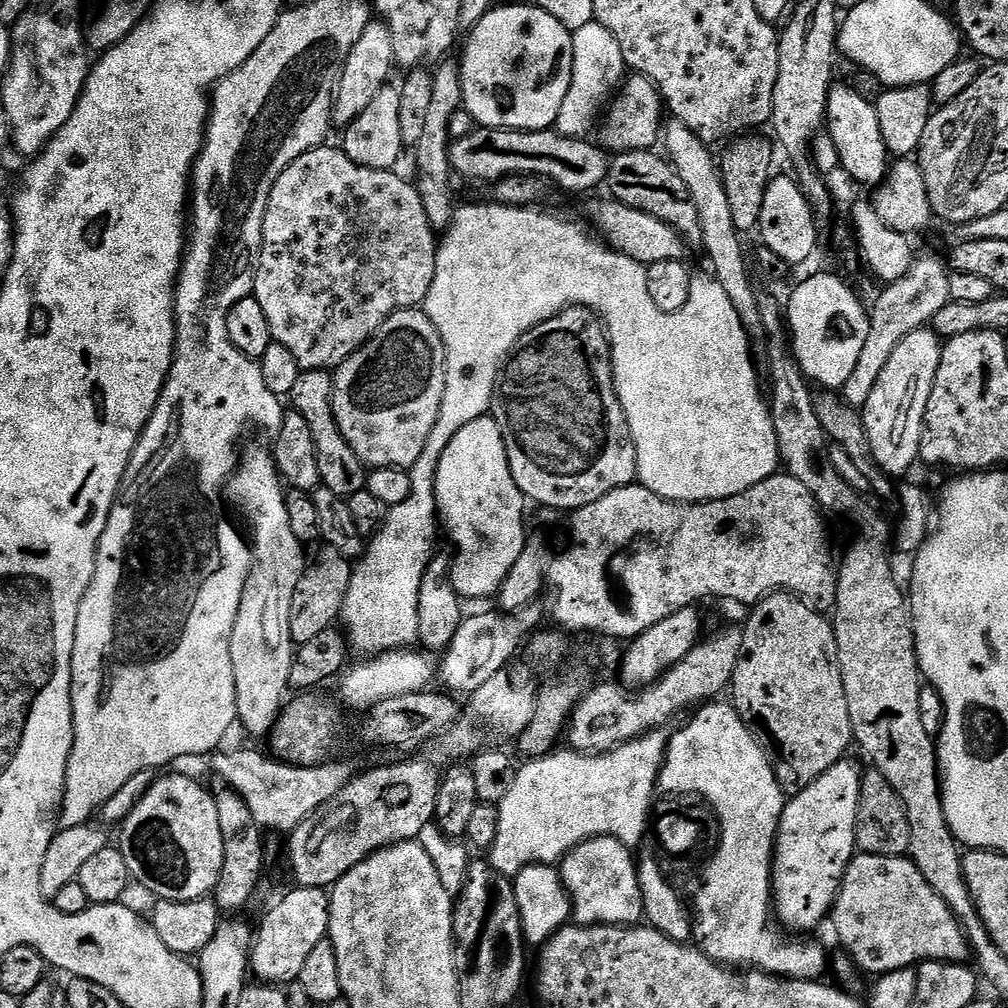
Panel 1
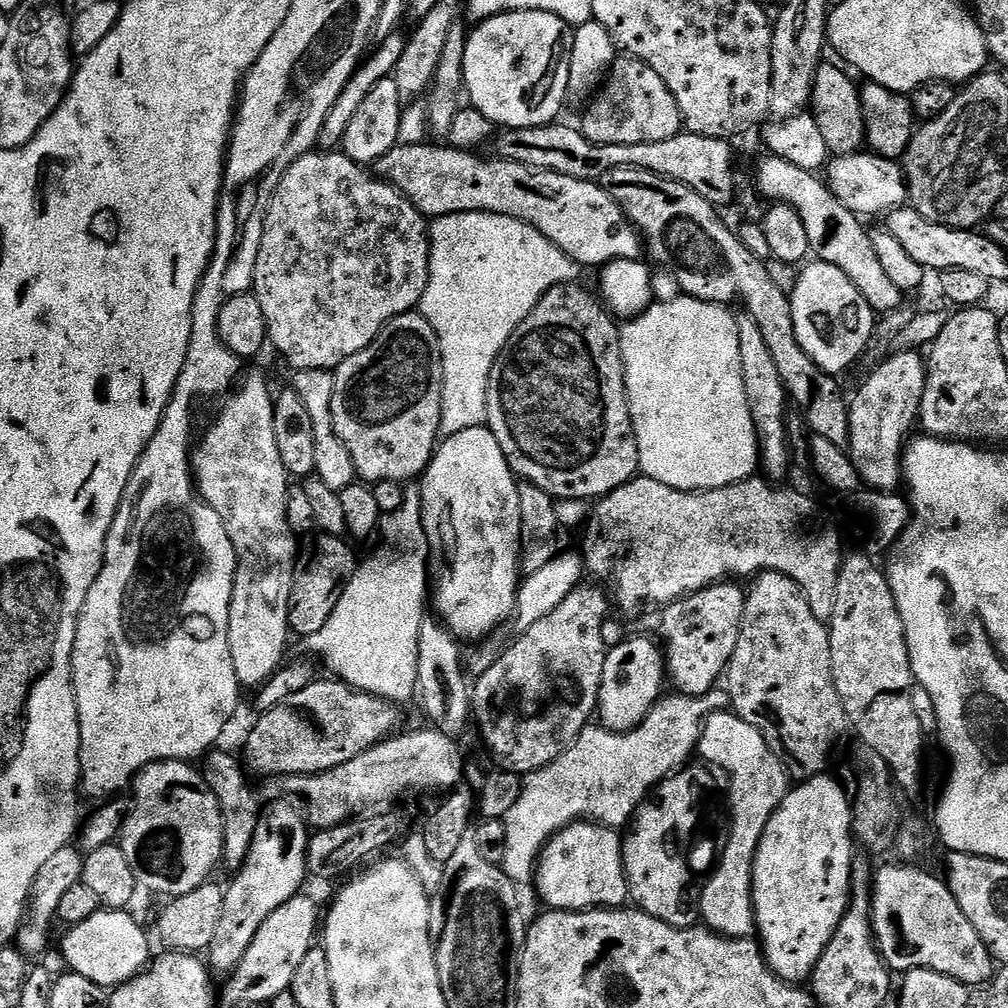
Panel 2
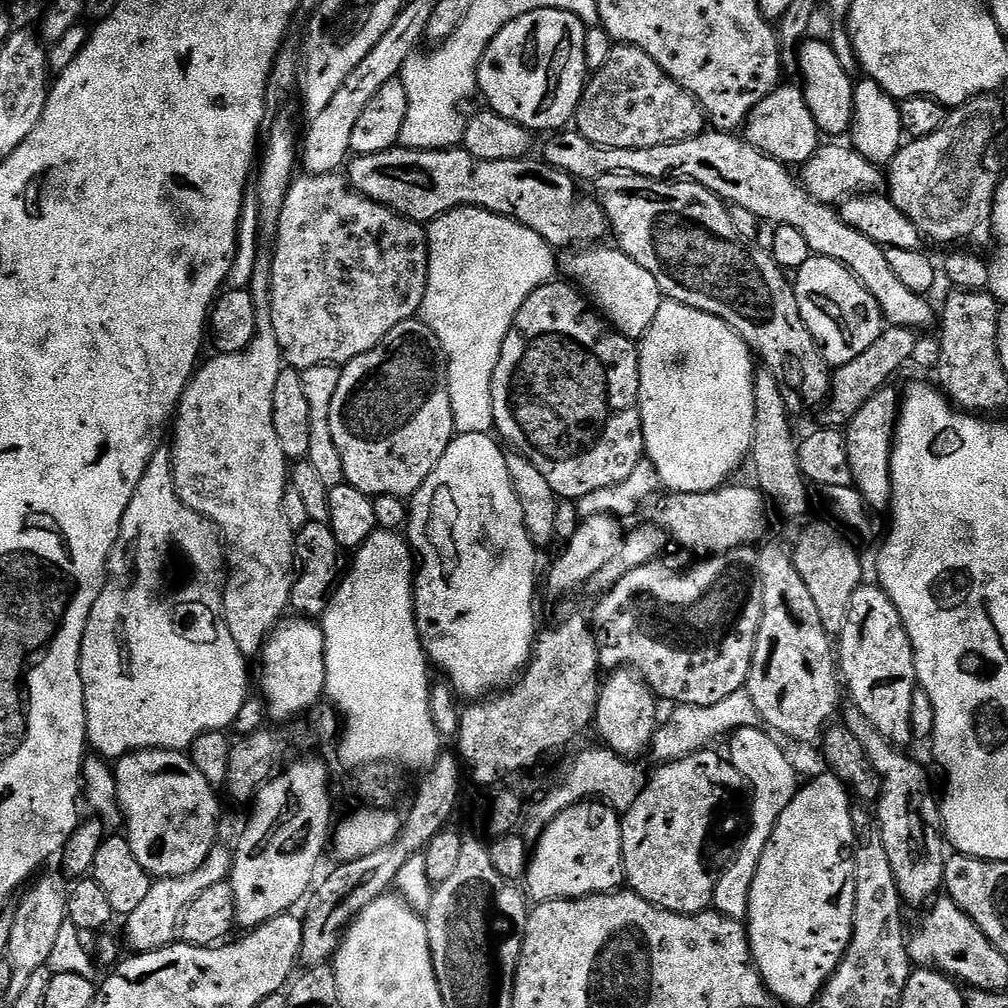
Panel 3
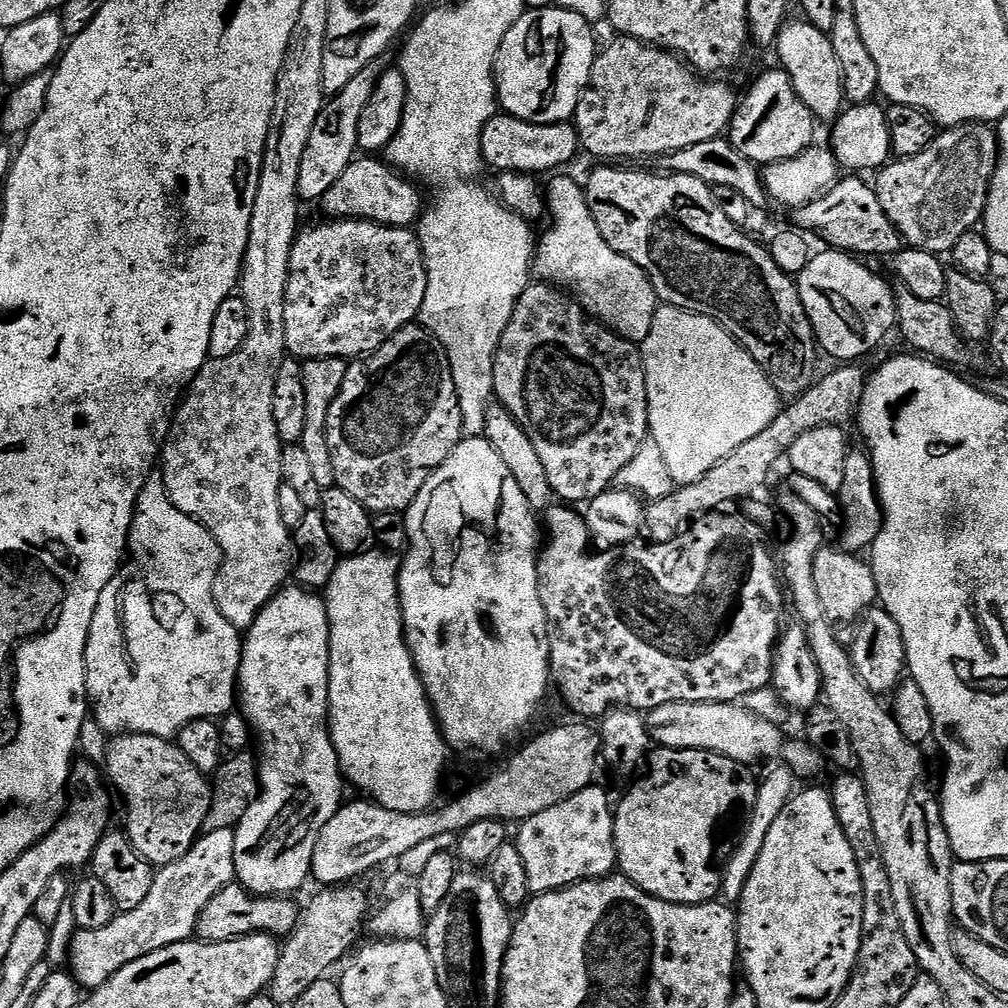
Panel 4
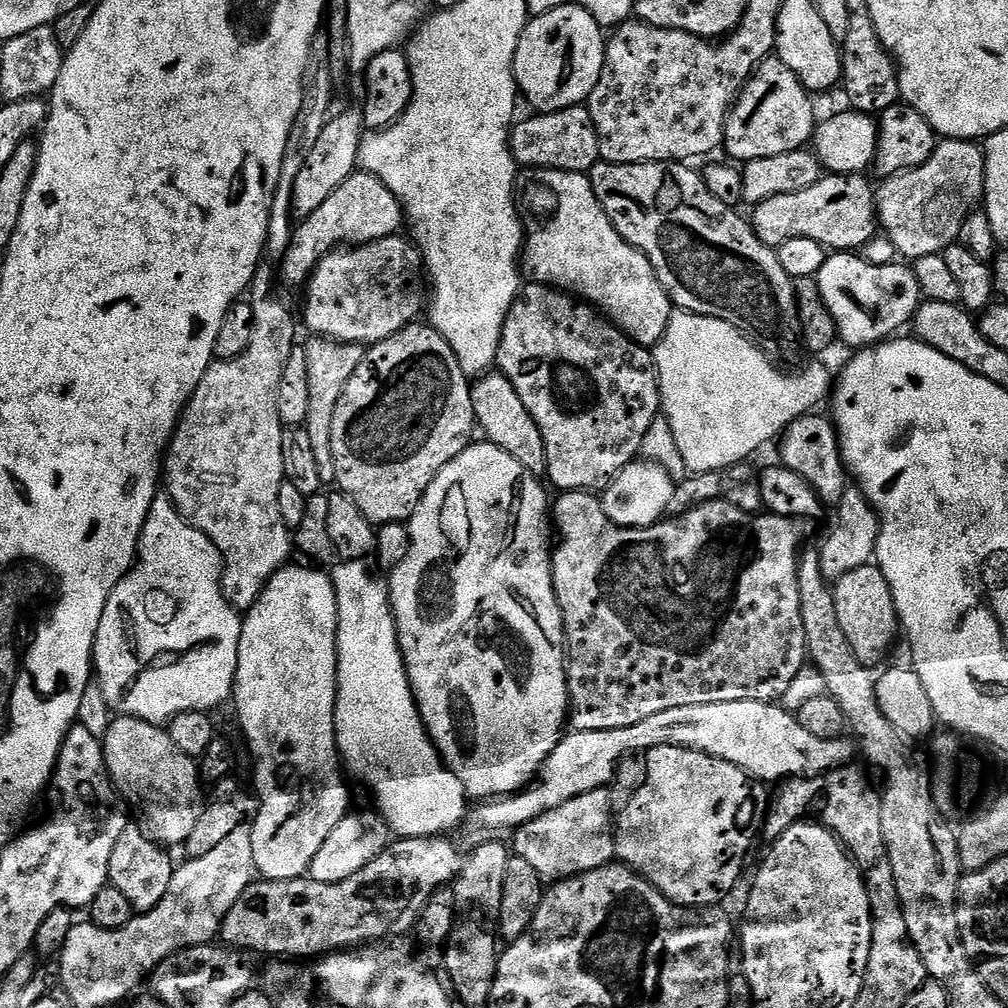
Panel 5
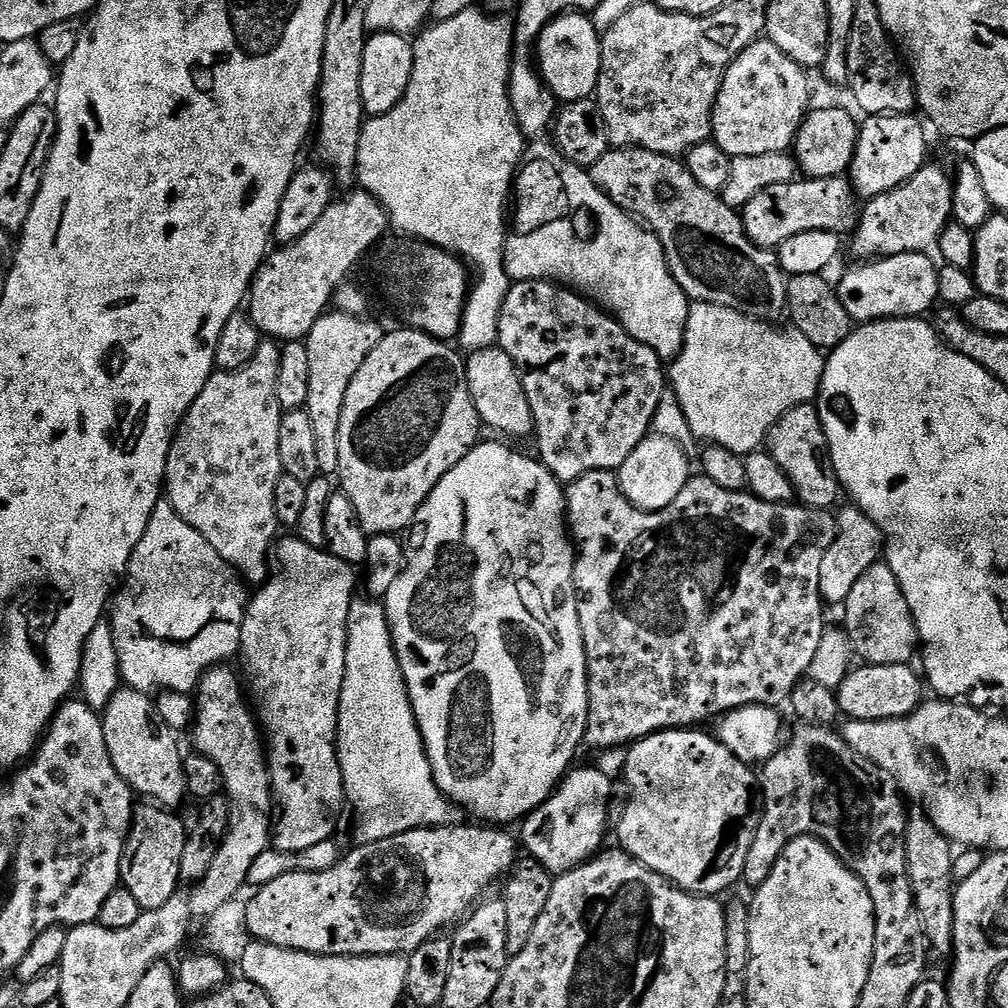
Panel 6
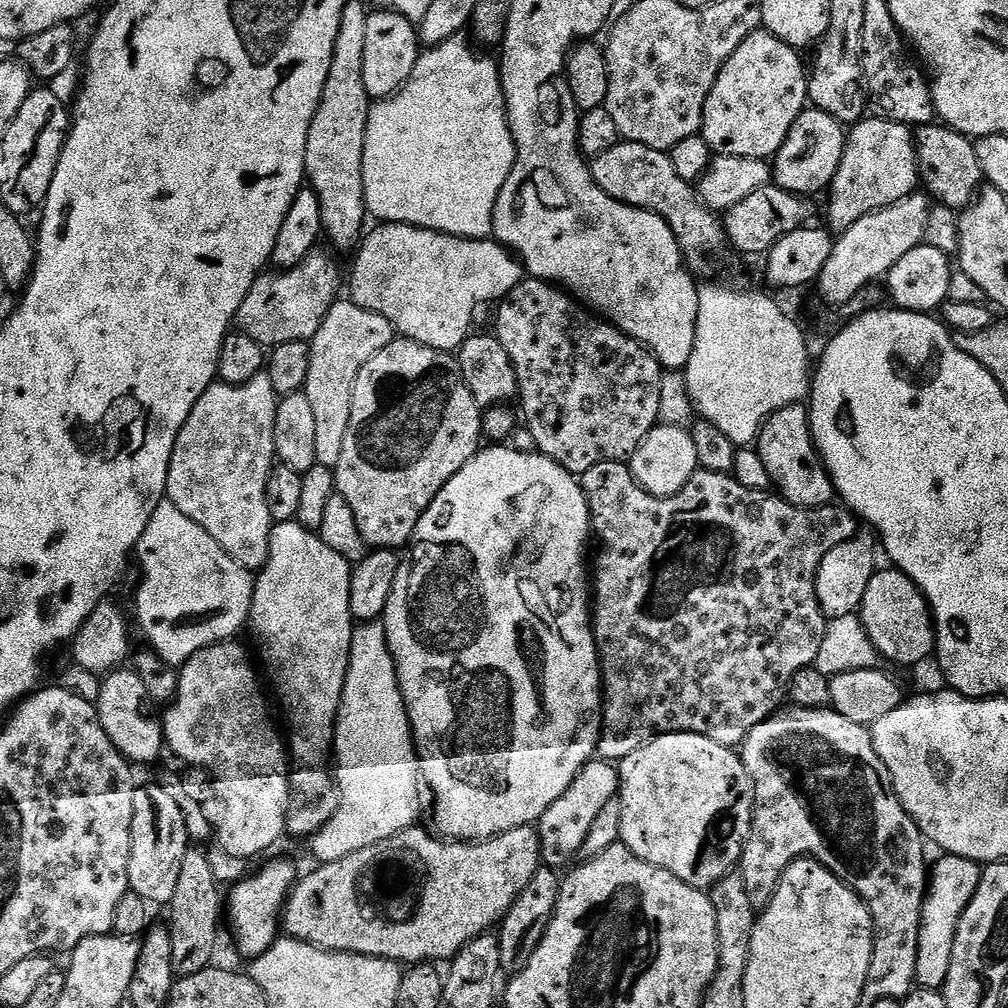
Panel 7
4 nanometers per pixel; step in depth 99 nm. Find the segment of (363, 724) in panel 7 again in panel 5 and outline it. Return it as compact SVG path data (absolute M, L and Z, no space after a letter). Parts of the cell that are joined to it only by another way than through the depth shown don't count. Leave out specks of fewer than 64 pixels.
M345 560L343 562L337 563L330 572L332 585L336 591L336 597L338 598L338 630L336 631L336 649L338 650L338 687L336 690L336 746L340 750L340 759L346 765L346 768L349 768L349 770L352 771L353 774L356 775L357 778L360 779L361 782L364 783L370 791L372 791L372 796L374 799L376 799L377 809L375 808L375 811L378 813L380 819L388 825L389 829L391 829L391 831L395 833L397 837L407 838L410 836L441 836L443 834L451 833L451 828L454 827L455 824L463 818L463 816L465 819L465 816L469 813L470 810L470 797L468 793L464 791L462 782L458 782L458 778L454 778L452 771L450 771L448 767L445 766L443 758L440 757L440 751L436 748L436 745L432 743L432 739L428 737L428 729L425 728L424 720L422 717L420 717L420 708L416 705L416 697L412 695L412 687L408 681L408 671L404 665L404 655L402 655L400 652L400 639L396 633L396 619L392 613L392 593L390 591L389 581L385 579L385 577L383 580L382 577L375 576L375 574L372 573L371 567L373 568L373 565L369 563L368 560Z

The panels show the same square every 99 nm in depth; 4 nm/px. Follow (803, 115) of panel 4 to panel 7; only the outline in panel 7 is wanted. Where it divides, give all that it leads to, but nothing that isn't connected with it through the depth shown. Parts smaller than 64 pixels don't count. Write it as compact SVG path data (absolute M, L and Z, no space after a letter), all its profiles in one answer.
M767 30L751 32L746 42L734 50L732 57L722 66L704 107L702 135L715 155L759 160L775 157L776 151L786 142L786 134L790 134L790 126L794 126L809 103L809 73L800 56L801 53L792 45Z

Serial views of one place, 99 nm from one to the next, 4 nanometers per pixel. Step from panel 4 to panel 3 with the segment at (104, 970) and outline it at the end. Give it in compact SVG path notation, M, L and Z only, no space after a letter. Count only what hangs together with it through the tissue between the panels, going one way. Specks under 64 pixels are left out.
M217 846L210 850L206 862L194 870L194 874L186 874L182 878L170 878L169 880L157 879L153 883L150 894L146 894L146 899L126 917L128 924L124 932L128 935L128 944L132 947L133 953L153 952L159 948L167 948L169 944L177 939L178 929L184 911L202 894L202 890L210 890L210 886L218 886L225 883L232 874L232 862L234 852L231 847L223 848Z

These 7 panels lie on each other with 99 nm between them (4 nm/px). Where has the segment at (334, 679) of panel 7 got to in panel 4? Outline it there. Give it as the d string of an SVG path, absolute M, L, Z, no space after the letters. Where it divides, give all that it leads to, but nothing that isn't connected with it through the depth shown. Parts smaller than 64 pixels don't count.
M285 586L277 592L276 597L265 606L262 611L258 614L258 618L252 624L252 627L247 629L246 635L242 640L244 646L244 658L240 661L240 683L238 685L239 695L242 697L242 715L245 720L248 721L249 724L252 725L255 735L258 737L258 748L260 744L260 748L263 754L260 754L260 791L261 794L258 799L252 804L250 810L243 815L243 818L240 819L239 823L235 828L236 834L236 847L237 847L237 861L236 861L236 872L238 875L238 880L243 887L247 888L249 892L254 896L283 896L287 897L289 894L296 894L292 892L296 892L300 887L303 886L304 883L307 882L308 876L313 875L314 865L315 865L315 857L317 852L317 846L320 844L321 834L324 832L326 826L330 824L330 820L334 818L334 815L337 814L338 810L344 805L344 788L346 789L346 777L343 773L343 769L340 767L340 759L338 758L338 754L336 753L336 747L334 746L334 742L332 741L332 734L330 731L330 701L332 699L332 622L328 615L328 606L323 595L317 594L315 591L309 590L307 588L302 588L299 586Z

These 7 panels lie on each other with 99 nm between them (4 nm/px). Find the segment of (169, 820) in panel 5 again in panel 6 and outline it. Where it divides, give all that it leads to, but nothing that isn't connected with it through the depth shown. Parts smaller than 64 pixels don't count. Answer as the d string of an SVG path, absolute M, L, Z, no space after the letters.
M122 686L110 698L110 702L102 713L104 733L106 734L106 750L110 750L110 762L114 762L114 770L126 781L137 797L148 802L155 802L168 810L179 809L179 804L186 800L188 787L184 777L184 756L176 745L177 733L166 727L156 715L153 697L147 692L139 692L133 688Z

